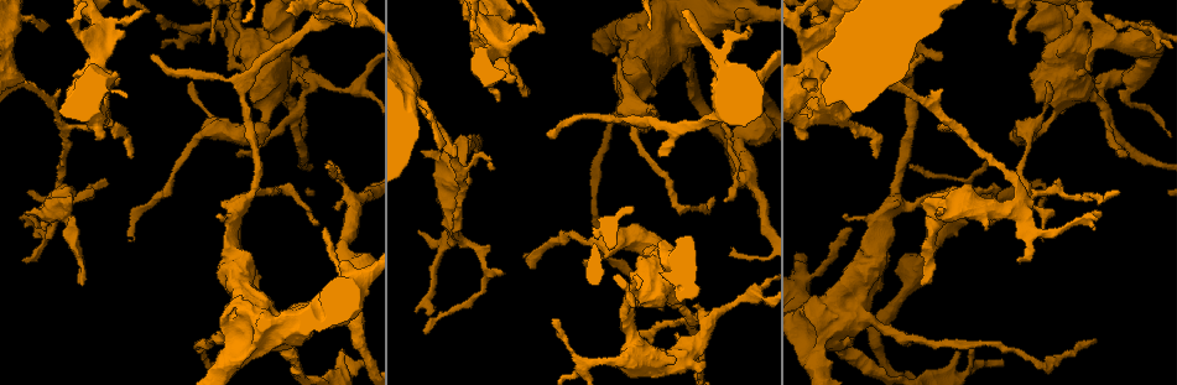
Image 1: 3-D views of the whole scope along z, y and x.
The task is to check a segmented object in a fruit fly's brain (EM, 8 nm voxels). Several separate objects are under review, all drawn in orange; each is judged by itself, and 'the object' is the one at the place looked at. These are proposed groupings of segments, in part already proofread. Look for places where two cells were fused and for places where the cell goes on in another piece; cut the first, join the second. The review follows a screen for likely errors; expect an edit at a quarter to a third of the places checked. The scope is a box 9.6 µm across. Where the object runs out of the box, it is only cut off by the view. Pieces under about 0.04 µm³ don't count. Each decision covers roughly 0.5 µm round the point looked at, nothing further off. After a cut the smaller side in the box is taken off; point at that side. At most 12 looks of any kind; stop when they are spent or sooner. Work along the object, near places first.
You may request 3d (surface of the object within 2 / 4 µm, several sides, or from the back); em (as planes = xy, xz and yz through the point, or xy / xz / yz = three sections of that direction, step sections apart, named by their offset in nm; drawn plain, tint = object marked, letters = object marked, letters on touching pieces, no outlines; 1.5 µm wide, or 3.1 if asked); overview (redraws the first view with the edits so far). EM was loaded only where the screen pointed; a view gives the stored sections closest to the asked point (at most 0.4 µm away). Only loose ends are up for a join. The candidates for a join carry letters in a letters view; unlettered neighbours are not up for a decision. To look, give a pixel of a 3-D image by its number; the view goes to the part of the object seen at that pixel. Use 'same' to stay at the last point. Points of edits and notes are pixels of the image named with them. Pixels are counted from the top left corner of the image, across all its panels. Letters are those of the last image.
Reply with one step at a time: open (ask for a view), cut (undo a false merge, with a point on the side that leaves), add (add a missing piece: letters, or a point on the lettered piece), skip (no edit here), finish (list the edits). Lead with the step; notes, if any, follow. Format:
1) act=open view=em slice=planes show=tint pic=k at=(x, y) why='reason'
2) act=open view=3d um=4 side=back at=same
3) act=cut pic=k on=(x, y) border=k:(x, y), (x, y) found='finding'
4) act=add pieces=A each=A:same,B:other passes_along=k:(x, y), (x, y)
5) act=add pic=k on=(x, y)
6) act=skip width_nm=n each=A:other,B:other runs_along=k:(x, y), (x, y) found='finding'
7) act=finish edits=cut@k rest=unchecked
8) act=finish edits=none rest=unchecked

act=open view=3d um=4 pic=1 at=(315, 225) why='an open end'

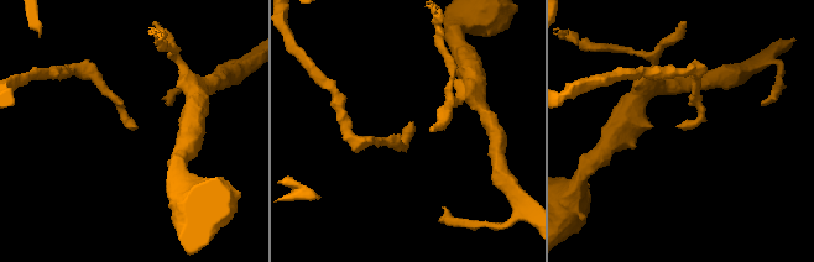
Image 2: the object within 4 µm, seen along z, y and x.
act=open view=em slice=planes show=letters pic=2 at=(135, 127) why='now the EM'

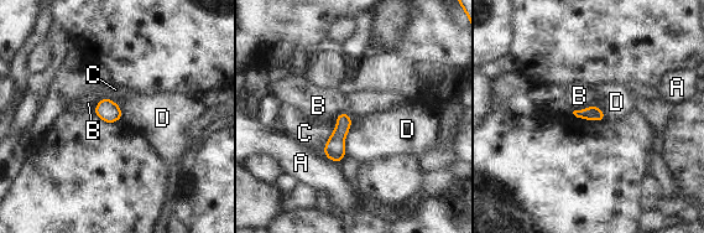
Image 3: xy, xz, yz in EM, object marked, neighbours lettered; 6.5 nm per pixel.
act=skip width_nm=100 each=A:other,B:other,C:other,D:other found='none of them fits'

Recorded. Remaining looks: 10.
act=open view=em slice=planes show=letters pic=1 at=(327, 165) why='tapers out'

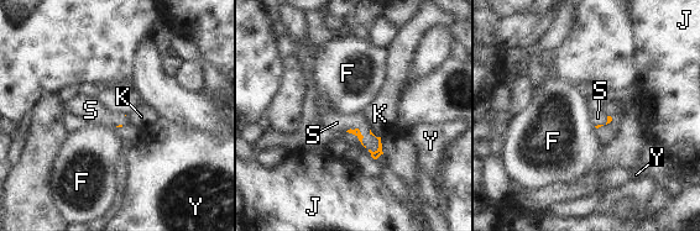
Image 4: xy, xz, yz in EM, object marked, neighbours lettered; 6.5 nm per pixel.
act=add pieces=S each=F:other,J:other,K:other,S:same,Y:other passes_along=4:(356, 131), (360, 132), (337, 122) found='it goes on there'

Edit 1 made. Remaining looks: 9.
act=open view=overview why='see it whole again'

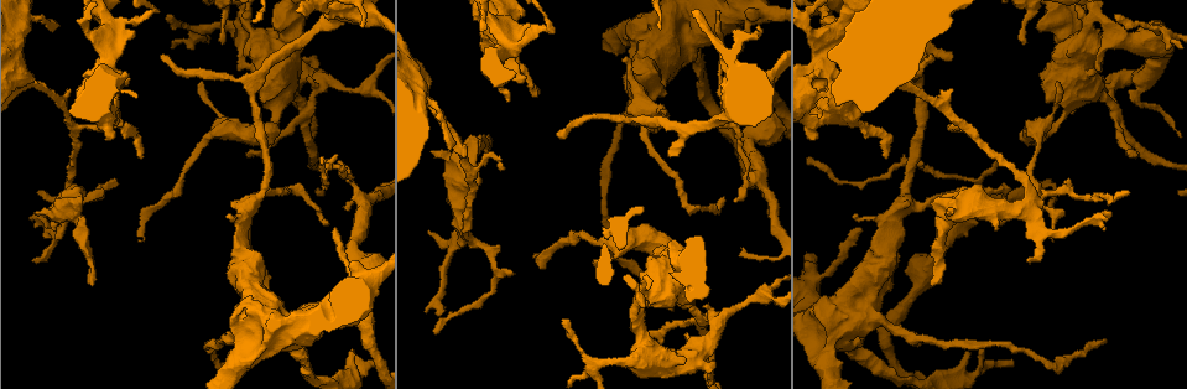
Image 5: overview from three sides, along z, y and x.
act=open view=3d um=2 side=back pic=5 at=(1111, 103) why='three-way junction'

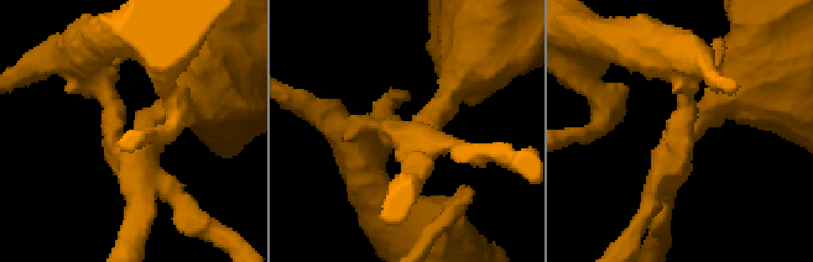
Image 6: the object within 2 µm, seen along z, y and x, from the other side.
act=open view=em slice=planes show=tint pic=6 at=(418, 122)

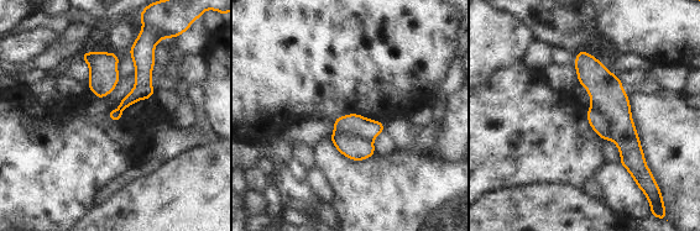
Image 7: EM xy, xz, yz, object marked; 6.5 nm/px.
act=open view=em slice=planes show=letters at=same why='see the neighbours'

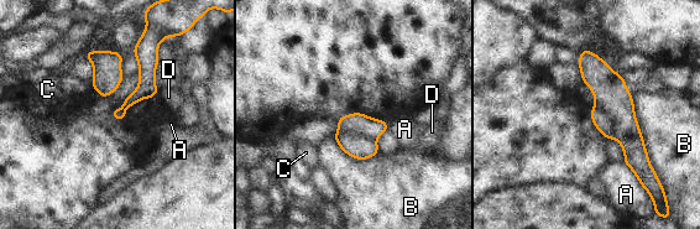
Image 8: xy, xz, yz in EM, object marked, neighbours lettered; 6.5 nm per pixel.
act=cut pic=8 on=(359, 146) each=A:other,B:other,C:other,D:other border=8:(337, 131), (354, 130), (375, 140) found='a second cell is stuck on'

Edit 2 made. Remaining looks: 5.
act=open view=overview

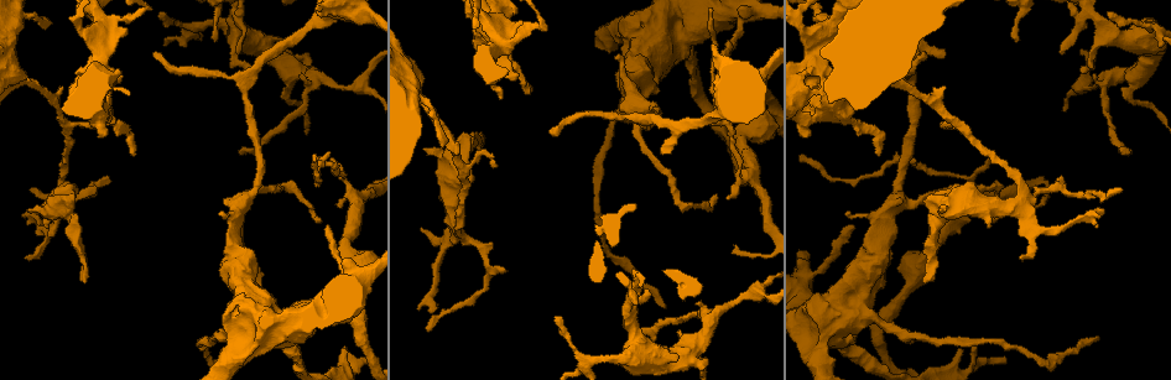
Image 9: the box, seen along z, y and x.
act=open view=em slice=planes show=tint pic=9 at=(240, 78) why='narrows sharply'

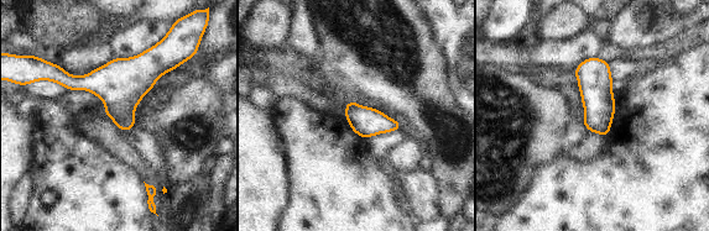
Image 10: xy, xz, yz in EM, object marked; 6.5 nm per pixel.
act=open view=em slice=planes show=letters at=same

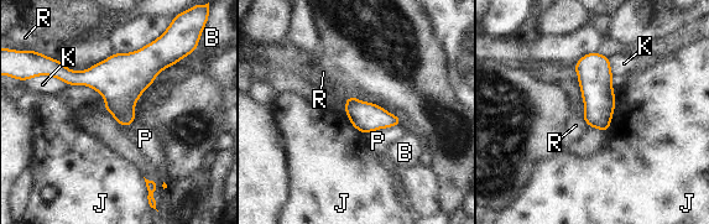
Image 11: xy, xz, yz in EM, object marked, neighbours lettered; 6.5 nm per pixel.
act=skip each=B:other,J:other,K:other,P:other,R:other runs_along=11:(186, 50), (124, 77), (46, 68) found='continuous, no second cell'

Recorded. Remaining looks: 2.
act=open view=em slice=planes show=letters pic=9 at=(218, 213) why='branch stops here'

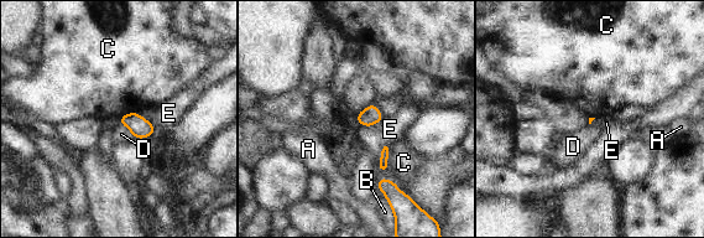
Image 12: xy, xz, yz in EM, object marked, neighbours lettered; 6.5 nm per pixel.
act=skip longest_contact=C:180nm each=A:other,B:other,C:other,D:other,E:other border=12:(386, 145), (387, 169), (384, 172) found='no lettered piece goes on from it'

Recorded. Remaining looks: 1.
act=finish edits=add@4,cut@8 rest=unchecked

